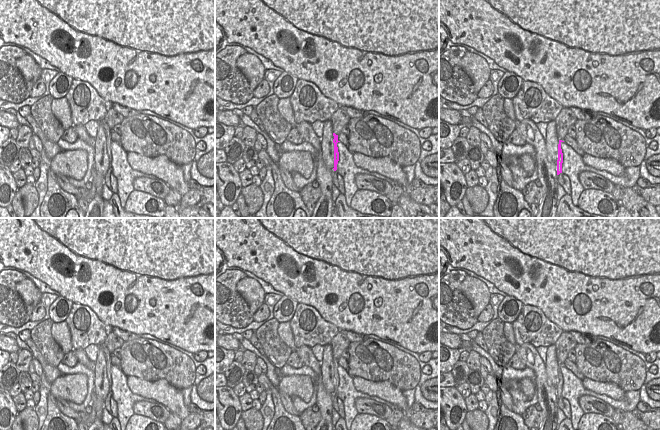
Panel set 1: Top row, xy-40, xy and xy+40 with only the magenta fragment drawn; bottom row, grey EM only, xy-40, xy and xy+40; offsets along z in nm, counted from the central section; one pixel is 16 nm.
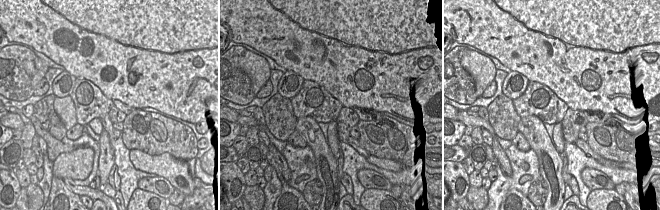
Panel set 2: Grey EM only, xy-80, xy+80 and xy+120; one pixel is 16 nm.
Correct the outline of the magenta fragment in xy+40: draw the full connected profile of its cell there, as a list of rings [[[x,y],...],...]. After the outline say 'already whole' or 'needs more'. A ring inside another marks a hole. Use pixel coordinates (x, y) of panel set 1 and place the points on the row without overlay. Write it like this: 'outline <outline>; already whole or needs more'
outline [[[559,364],[559,368],[558,368],[557,399],[562,397],[562,387],[563,387],[563,377],[562,377],[562,373],[561,373],[562,366],[564,366],[564,365]]]; already whole

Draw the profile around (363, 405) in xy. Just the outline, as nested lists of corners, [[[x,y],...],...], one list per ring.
[[[357,398],[355,406],[359,414],[370,414],[387,420],[392,409],[385,404],[367,398]]]

